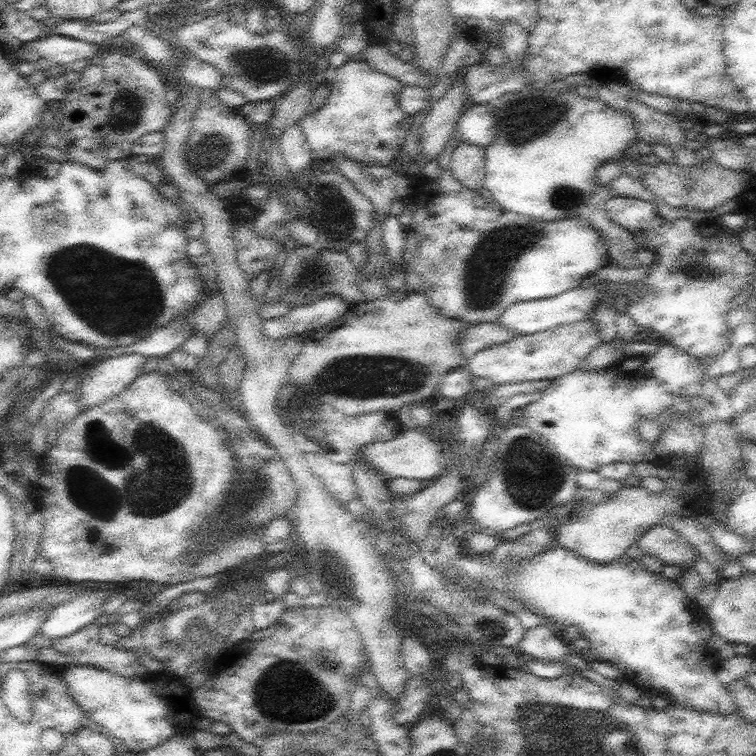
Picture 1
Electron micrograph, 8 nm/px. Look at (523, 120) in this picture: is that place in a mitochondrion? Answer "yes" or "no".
yes

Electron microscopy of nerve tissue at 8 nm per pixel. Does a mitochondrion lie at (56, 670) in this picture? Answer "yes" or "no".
no

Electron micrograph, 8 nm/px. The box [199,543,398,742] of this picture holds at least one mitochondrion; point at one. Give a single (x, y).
(286, 692)

